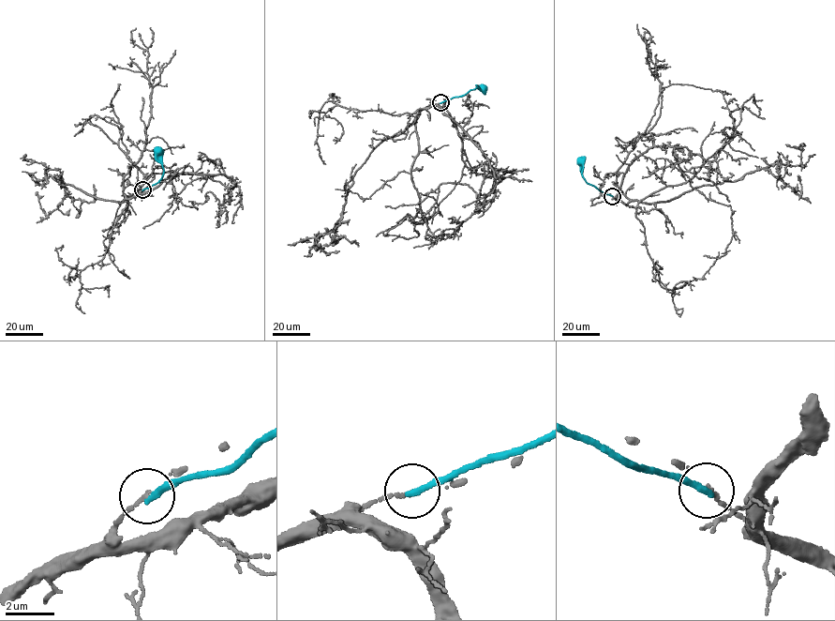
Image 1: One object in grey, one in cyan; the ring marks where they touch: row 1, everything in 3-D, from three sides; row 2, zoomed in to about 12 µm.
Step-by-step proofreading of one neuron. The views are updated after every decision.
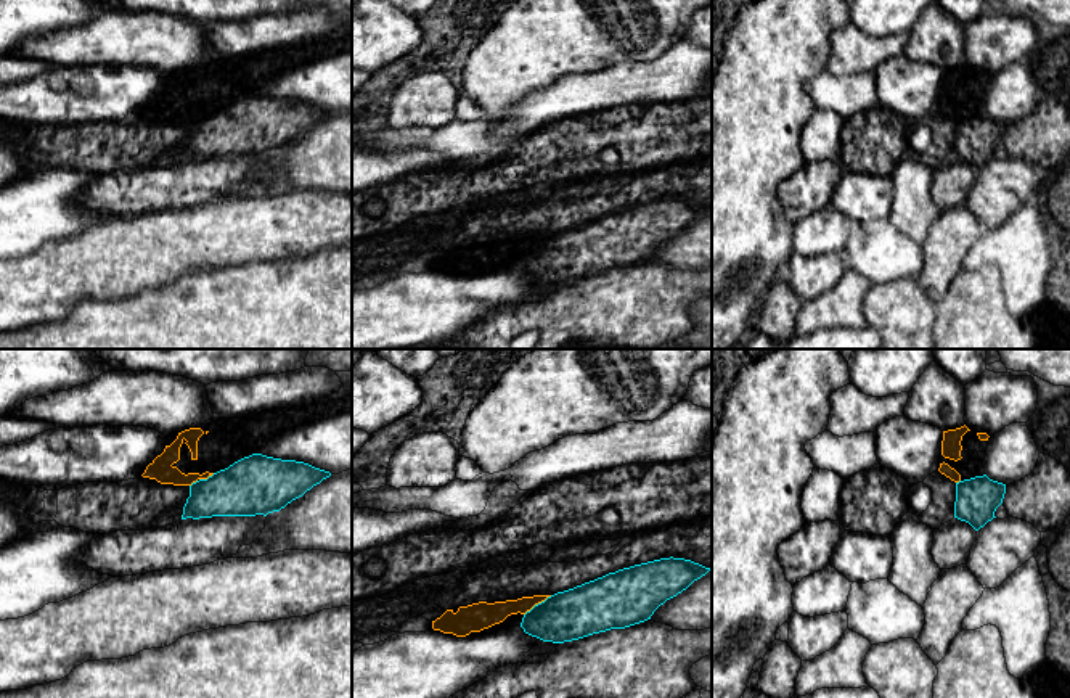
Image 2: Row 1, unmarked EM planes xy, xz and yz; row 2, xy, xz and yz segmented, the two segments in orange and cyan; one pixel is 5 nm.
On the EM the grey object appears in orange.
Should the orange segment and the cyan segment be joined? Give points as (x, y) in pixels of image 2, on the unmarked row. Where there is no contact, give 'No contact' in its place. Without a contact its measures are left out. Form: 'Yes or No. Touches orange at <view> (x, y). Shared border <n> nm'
No. Touches orange at xz (537, 243). Shared border 170 nm

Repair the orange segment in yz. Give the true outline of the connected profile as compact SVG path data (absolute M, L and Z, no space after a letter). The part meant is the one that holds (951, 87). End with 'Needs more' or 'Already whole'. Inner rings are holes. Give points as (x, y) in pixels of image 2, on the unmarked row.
M966 64L956 69L943 71L941 95L945 98L950 98L954 101L962 98L961 96L961 90L962 90L961 80L967 71L970 69Z. Already whole

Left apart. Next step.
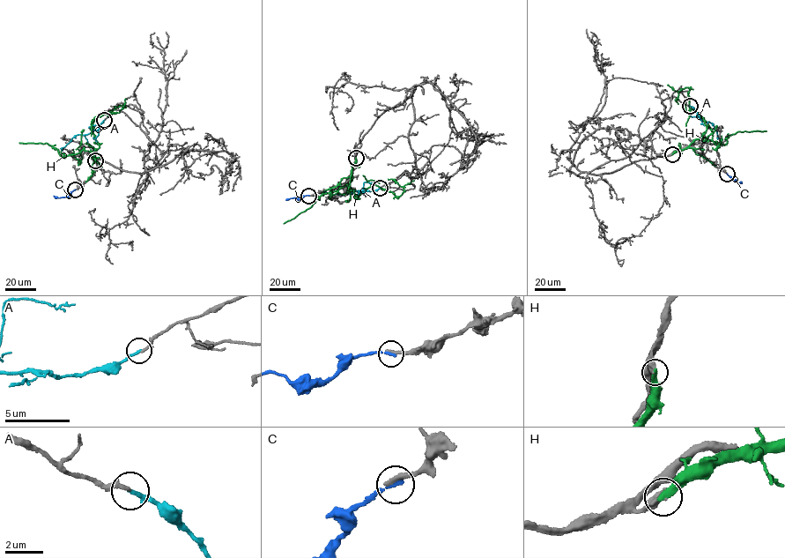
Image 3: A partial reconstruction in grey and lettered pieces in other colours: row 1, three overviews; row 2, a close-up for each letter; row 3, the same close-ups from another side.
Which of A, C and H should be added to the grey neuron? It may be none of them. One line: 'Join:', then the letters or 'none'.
Join: A

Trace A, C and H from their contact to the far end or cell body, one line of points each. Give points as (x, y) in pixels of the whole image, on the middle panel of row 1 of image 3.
A: (380, 188), (343, 194), (325, 192), (322, 195)
C: (308, 196), (286, 199)
H: (356, 158), (349, 185), (356, 196), (373, 184), (401, 196), (403, 188), (388, 179)

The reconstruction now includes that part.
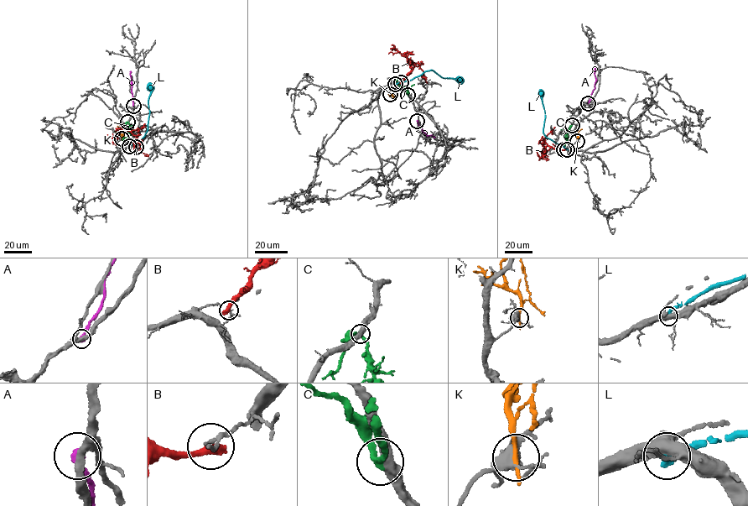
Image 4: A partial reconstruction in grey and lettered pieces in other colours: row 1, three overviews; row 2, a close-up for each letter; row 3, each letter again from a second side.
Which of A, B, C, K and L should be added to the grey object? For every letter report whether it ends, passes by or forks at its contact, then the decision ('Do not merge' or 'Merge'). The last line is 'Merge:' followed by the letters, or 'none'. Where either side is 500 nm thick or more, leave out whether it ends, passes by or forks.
A: It ends there. Do not merge
B: It ends there. Do not merge
C: It passes by. Do not merge
K: It ends there. Do not merge
L: It ends there. Do not merge
Merge: none

